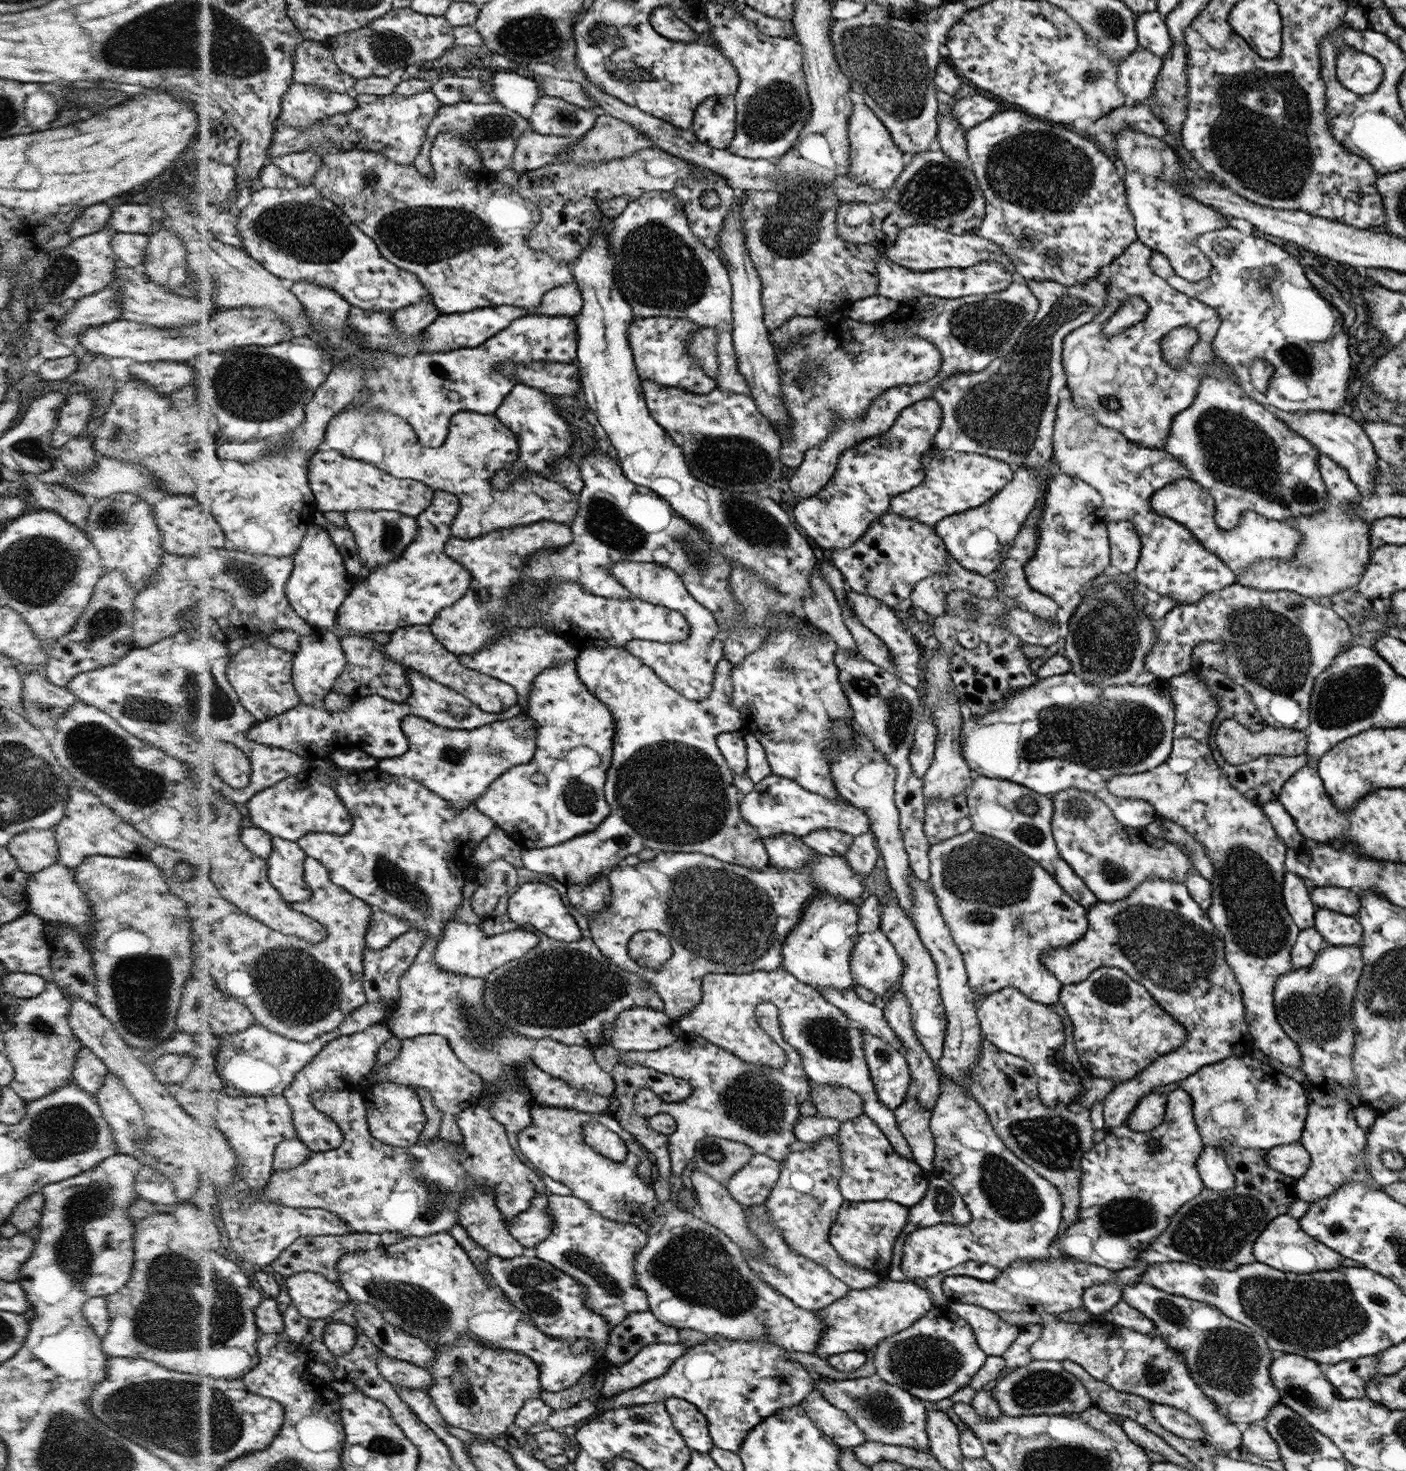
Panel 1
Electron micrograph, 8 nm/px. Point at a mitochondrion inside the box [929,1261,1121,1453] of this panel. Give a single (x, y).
(1039, 1388)

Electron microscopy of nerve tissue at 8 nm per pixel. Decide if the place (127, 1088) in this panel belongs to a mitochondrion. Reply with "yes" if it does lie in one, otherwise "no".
no

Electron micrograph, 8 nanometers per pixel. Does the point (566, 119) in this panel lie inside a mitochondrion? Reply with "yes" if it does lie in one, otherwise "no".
yes

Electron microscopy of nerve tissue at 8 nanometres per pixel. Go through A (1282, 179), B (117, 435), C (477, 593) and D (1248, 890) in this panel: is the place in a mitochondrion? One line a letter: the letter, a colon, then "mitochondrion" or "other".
A: mitochondrion
B: mitochondrion
C: other
D: mitochondrion

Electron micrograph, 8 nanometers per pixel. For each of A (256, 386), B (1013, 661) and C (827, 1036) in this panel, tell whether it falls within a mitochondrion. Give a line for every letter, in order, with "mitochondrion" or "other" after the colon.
A: mitochondrion
B: other
C: mitochondrion

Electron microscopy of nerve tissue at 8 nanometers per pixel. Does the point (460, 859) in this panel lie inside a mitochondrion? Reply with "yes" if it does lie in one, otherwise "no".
no

